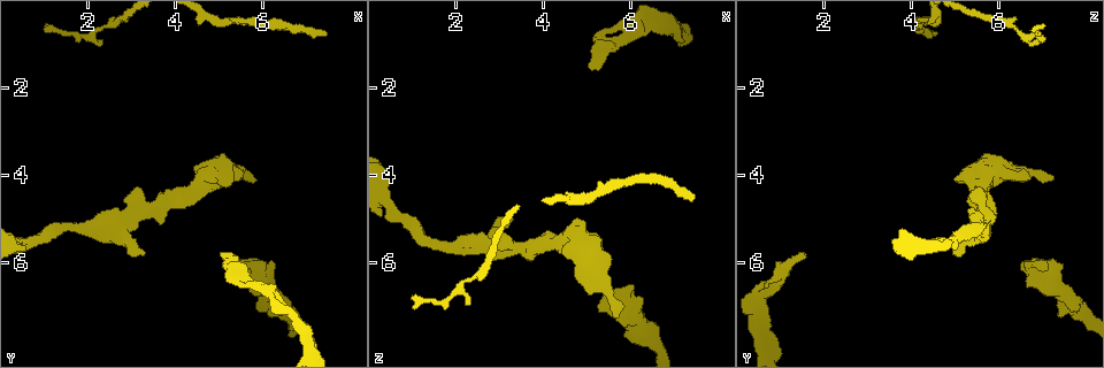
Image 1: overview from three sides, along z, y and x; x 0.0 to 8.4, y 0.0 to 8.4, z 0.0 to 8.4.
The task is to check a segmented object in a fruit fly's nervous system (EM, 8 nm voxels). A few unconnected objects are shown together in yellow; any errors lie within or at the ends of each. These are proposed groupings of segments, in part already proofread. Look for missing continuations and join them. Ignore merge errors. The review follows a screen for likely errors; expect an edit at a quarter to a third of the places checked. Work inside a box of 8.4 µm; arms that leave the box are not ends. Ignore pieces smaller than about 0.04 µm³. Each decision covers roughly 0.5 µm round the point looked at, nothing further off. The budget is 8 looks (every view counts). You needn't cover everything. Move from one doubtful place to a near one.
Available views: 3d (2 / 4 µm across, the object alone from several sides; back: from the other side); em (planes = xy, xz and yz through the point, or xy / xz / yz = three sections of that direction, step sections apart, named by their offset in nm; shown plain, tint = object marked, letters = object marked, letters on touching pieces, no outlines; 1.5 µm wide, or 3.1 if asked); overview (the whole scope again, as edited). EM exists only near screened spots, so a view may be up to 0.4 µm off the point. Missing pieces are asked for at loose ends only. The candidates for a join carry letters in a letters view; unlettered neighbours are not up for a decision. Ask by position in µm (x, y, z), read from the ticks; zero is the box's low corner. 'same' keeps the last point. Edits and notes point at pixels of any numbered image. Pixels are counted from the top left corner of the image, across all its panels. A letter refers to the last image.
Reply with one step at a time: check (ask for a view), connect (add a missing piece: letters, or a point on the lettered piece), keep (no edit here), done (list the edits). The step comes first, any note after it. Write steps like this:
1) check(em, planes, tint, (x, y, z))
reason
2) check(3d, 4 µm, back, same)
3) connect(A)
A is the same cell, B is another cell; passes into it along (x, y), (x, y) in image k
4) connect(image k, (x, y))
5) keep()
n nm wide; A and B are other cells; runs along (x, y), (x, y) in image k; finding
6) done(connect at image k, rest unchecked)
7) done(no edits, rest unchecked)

check(em, planes, letters, (6.10, 6.00, 6.60))
an open end

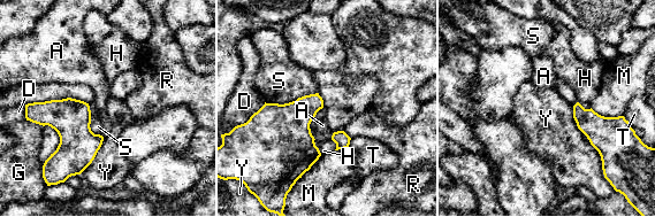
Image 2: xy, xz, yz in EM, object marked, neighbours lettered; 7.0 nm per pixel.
keep()
Y touches over 460 nm; A, D, G, H, M, R, S, T and Y are other cells; none of them fits

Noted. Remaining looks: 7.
check(3d, 2 µm, (3.30, 5.80, 4.95))
an open end

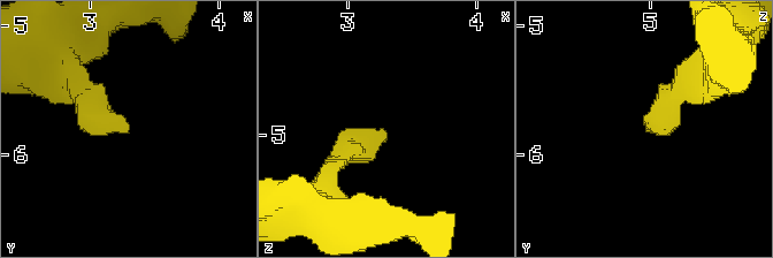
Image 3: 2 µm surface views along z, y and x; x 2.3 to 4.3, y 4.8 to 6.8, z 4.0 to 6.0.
check(em, 3.1 µm, xy, step 16, letters, (3.30, 5.80, 4.96))

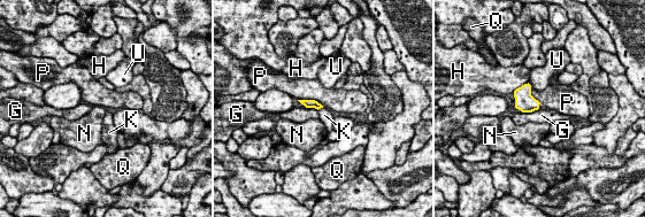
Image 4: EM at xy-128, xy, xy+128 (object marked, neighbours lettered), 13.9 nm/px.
check(em, 3.1 µm, planes, letters, same)
cut it another way

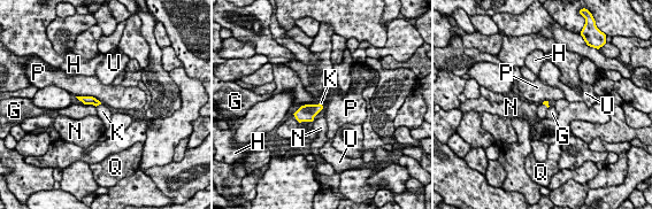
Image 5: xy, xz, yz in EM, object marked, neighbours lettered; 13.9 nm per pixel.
connect(K)
K is the same cell, G, H, N, P, Q and U are other cells; passes into it along (86, 100), (98, 105), (102, 111) in image 5; the cell continues

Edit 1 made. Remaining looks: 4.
check(overview)

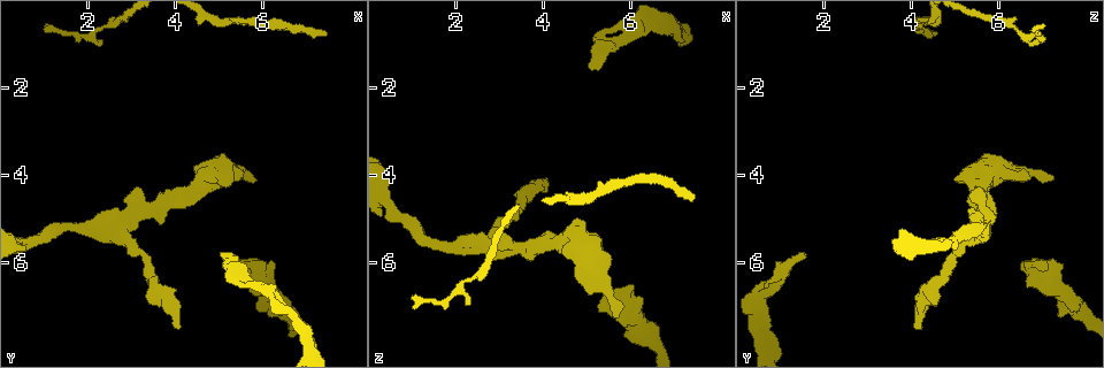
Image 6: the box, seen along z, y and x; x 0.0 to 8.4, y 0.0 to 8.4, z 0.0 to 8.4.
check(3d, 4 µm, (5.05, 5.75, 1.50))
branch stops here

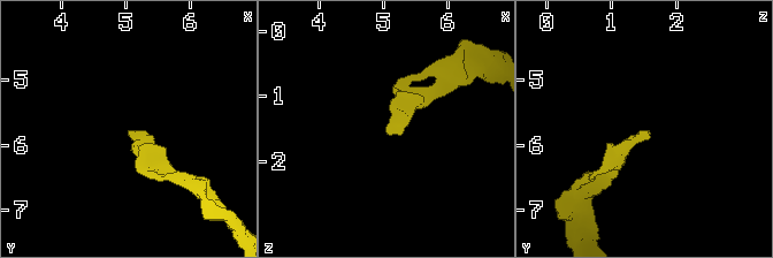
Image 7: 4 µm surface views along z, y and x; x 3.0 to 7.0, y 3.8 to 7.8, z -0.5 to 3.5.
check(em, yz, step 4, tint, (5.05, 5.80, 1.50))

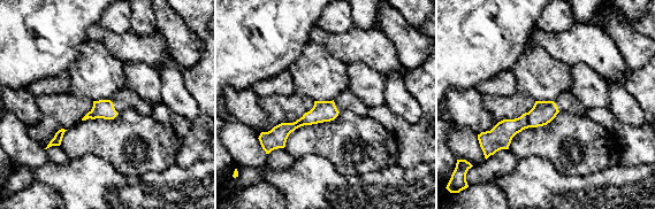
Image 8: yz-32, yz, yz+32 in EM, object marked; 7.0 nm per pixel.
check(em, yz, step 4, letters, same)
what lies round it

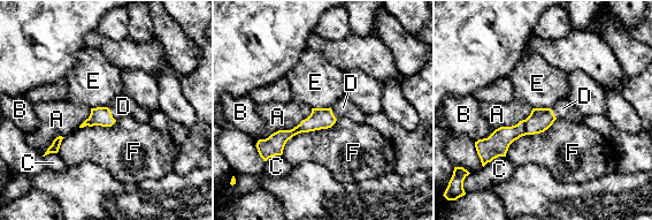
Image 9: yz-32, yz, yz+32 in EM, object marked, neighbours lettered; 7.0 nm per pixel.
connect(D)
D is the same cell, A, B, C, E and F are other cells; the cell continues

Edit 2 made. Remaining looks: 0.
done(connect at image 5, connect at image 9, rest unchecked)

